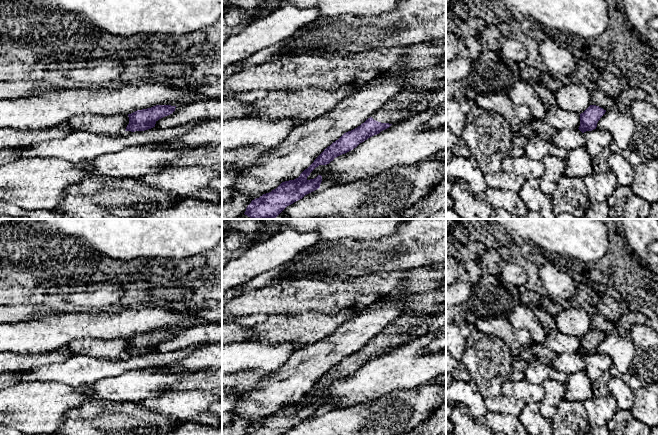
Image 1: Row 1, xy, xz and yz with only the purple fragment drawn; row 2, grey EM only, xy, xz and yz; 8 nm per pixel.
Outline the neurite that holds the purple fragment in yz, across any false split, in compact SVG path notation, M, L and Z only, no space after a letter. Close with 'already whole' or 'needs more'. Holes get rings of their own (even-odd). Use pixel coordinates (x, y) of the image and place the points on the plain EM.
M590 329L583 337L580 338L579 354L584 357L596 353L600 342L605 338L606 334L603 332Z; already whole

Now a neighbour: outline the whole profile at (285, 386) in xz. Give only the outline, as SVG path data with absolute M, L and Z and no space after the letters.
M392 293L342 323L321 341L294 352L289 361L241 394L234 418L246 418L251 425L276 413L282 406L294 404L344 357L351 355L375 336L405 309L406 293Z

